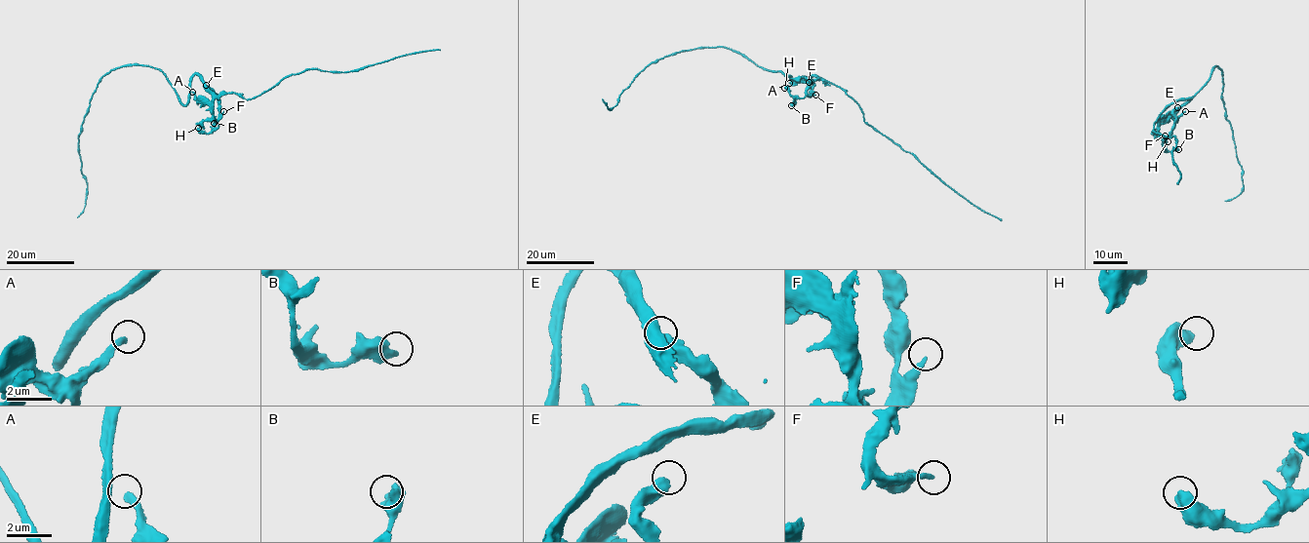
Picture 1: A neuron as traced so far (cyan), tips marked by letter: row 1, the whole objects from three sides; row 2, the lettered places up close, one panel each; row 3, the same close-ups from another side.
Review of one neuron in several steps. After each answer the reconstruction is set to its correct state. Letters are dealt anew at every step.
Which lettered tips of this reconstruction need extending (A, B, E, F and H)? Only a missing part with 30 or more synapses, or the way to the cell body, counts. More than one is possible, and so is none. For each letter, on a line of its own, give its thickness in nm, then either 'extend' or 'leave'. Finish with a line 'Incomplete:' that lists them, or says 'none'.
A: 280 nm | leave
B: 550 nm | leave
E: 360 nm | leave
F: 200 nm | leave
H: 480 nm | leave
Incomplete: none

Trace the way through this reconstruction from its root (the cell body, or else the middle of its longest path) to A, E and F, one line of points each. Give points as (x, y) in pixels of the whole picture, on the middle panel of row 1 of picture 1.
A: (789, 75), (802, 82), (808, 77), (817, 78), (801, 77), (789, 83)
E: (789, 75), (802, 82), (808, 77), (817, 77), (809, 86), (806, 93), (809, 96), (813, 87), (809, 82)
F: (789, 75), (802, 82), (808, 77), (817, 77), (807, 90), (807, 94), (815, 95)

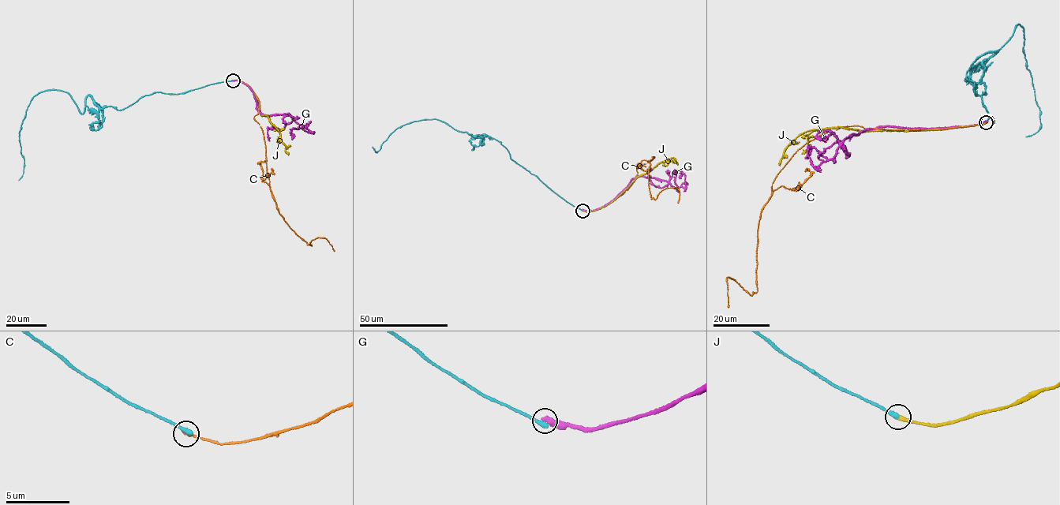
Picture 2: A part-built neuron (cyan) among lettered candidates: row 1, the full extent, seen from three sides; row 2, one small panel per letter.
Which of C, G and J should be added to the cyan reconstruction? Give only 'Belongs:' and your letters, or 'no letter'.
Belongs: J

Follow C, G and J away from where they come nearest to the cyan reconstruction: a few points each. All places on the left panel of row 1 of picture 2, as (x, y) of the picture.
C: (232, 80), (250, 86), (260, 103), (253, 117), (262, 131), (279, 212), (307, 244), (326, 239), (334, 251)
G: (232, 80), (249, 87), (258, 110), (263, 114), (292, 117), (282, 129), (267, 129), (269, 141)
J: (233, 80), (250, 87), (261, 114), (267, 117), (279, 131), (288, 155)

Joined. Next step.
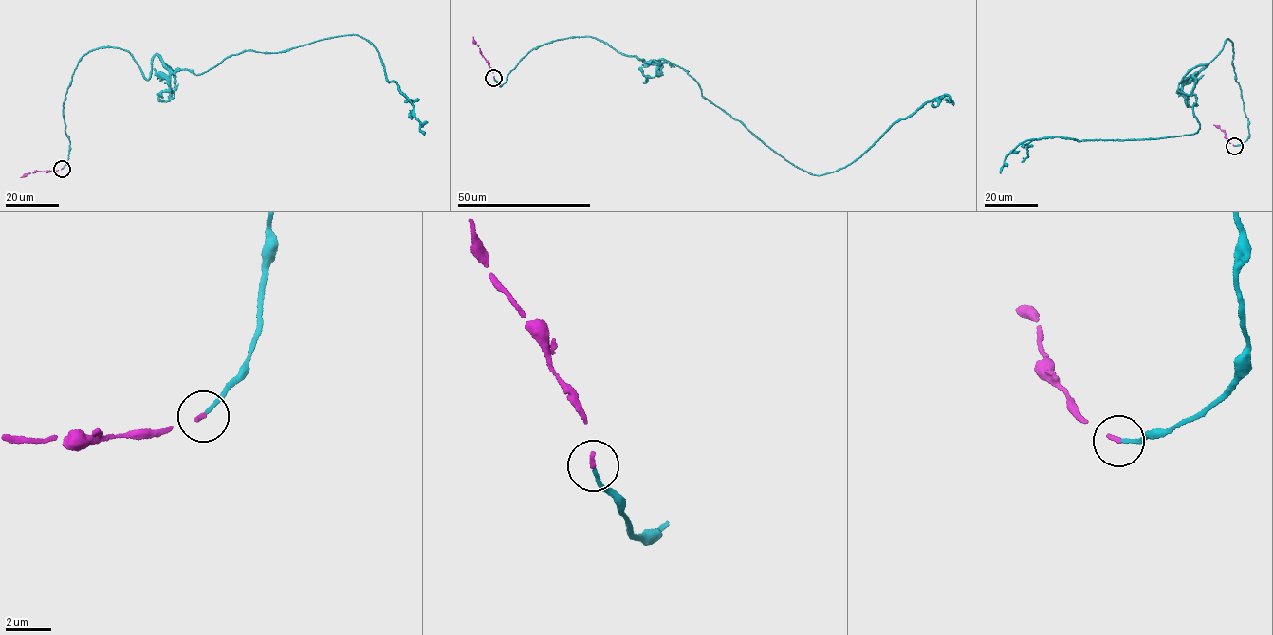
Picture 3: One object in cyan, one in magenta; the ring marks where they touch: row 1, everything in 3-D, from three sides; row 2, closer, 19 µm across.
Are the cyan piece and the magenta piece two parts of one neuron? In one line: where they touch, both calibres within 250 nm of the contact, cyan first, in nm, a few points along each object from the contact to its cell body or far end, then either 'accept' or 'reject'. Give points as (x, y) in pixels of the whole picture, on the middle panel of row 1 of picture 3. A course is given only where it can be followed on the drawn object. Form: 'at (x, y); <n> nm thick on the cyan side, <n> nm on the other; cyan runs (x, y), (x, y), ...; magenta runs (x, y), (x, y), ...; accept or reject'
at (493, 78); 130 nm thick on the cyan side, 150 nm on the other; cyan runs (493, 78), (501, 84), (538, 45), (591, 36), (686, 70), (702, 97), (821, 175), (928, 102), (949, 102); magenta runs (493, 78), (473, 37); accept

